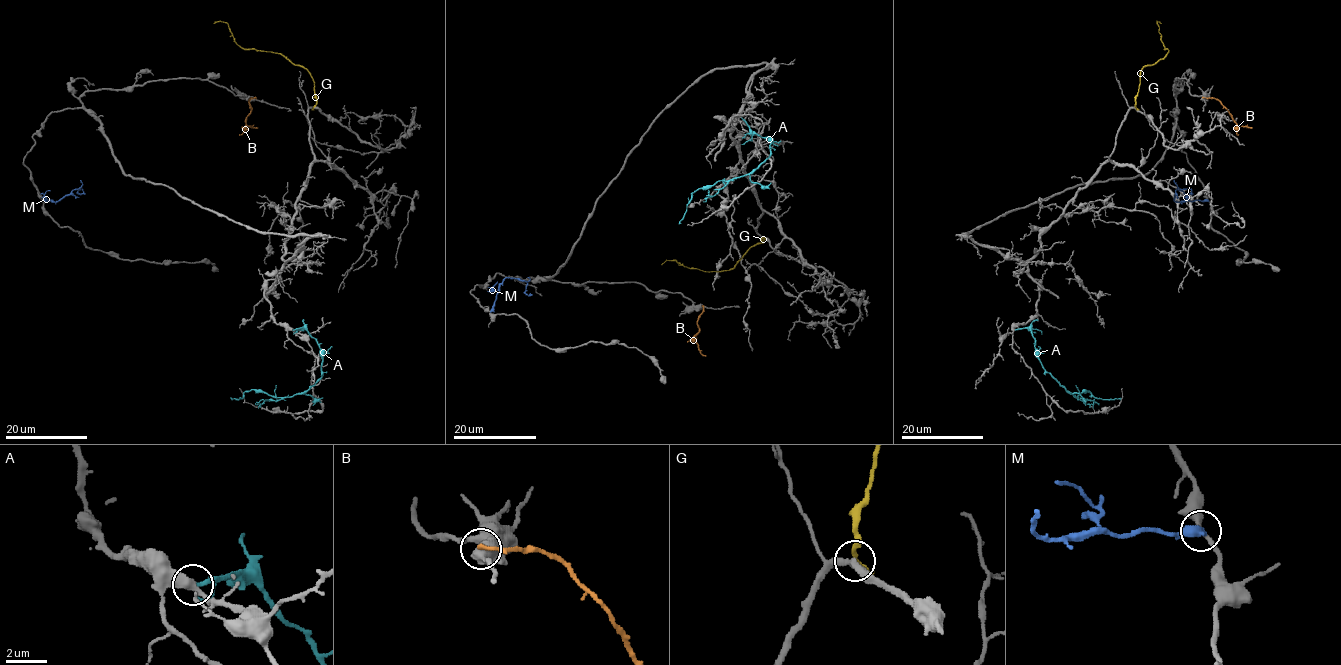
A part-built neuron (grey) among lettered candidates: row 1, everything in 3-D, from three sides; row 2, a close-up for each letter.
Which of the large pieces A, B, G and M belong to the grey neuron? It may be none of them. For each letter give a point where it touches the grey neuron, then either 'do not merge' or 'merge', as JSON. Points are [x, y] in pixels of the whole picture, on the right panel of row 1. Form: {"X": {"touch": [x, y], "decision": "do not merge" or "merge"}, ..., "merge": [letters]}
{"A": {"touch": [1015, 329], "decision": "merge"}, "B": {"touch": [1202, 98], "decision": "do not merge"}, "G": {"touch": [1135, 107], "decision": "do not merge"}, "M": {"touch": [1207, 200], "decision": "do not merge"}, "merge": ["A"]}

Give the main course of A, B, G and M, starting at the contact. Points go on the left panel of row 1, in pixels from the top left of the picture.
A: (293, 330), (303, 328), (316, 341), (322, 376), (290, 397), (251, 389), (238, 400), (230, 398)
B: (254, 97), (250, 99), (246, 124), (258, 127)
G: (313, 107), (316, 103), (314, 82), (302, 67), (270, 51), (243, 49), (234, 41), (226, 22), (214, 23)
M: (44, 200), (58, 200), (78, 189), (81, 194), (82, 188)

